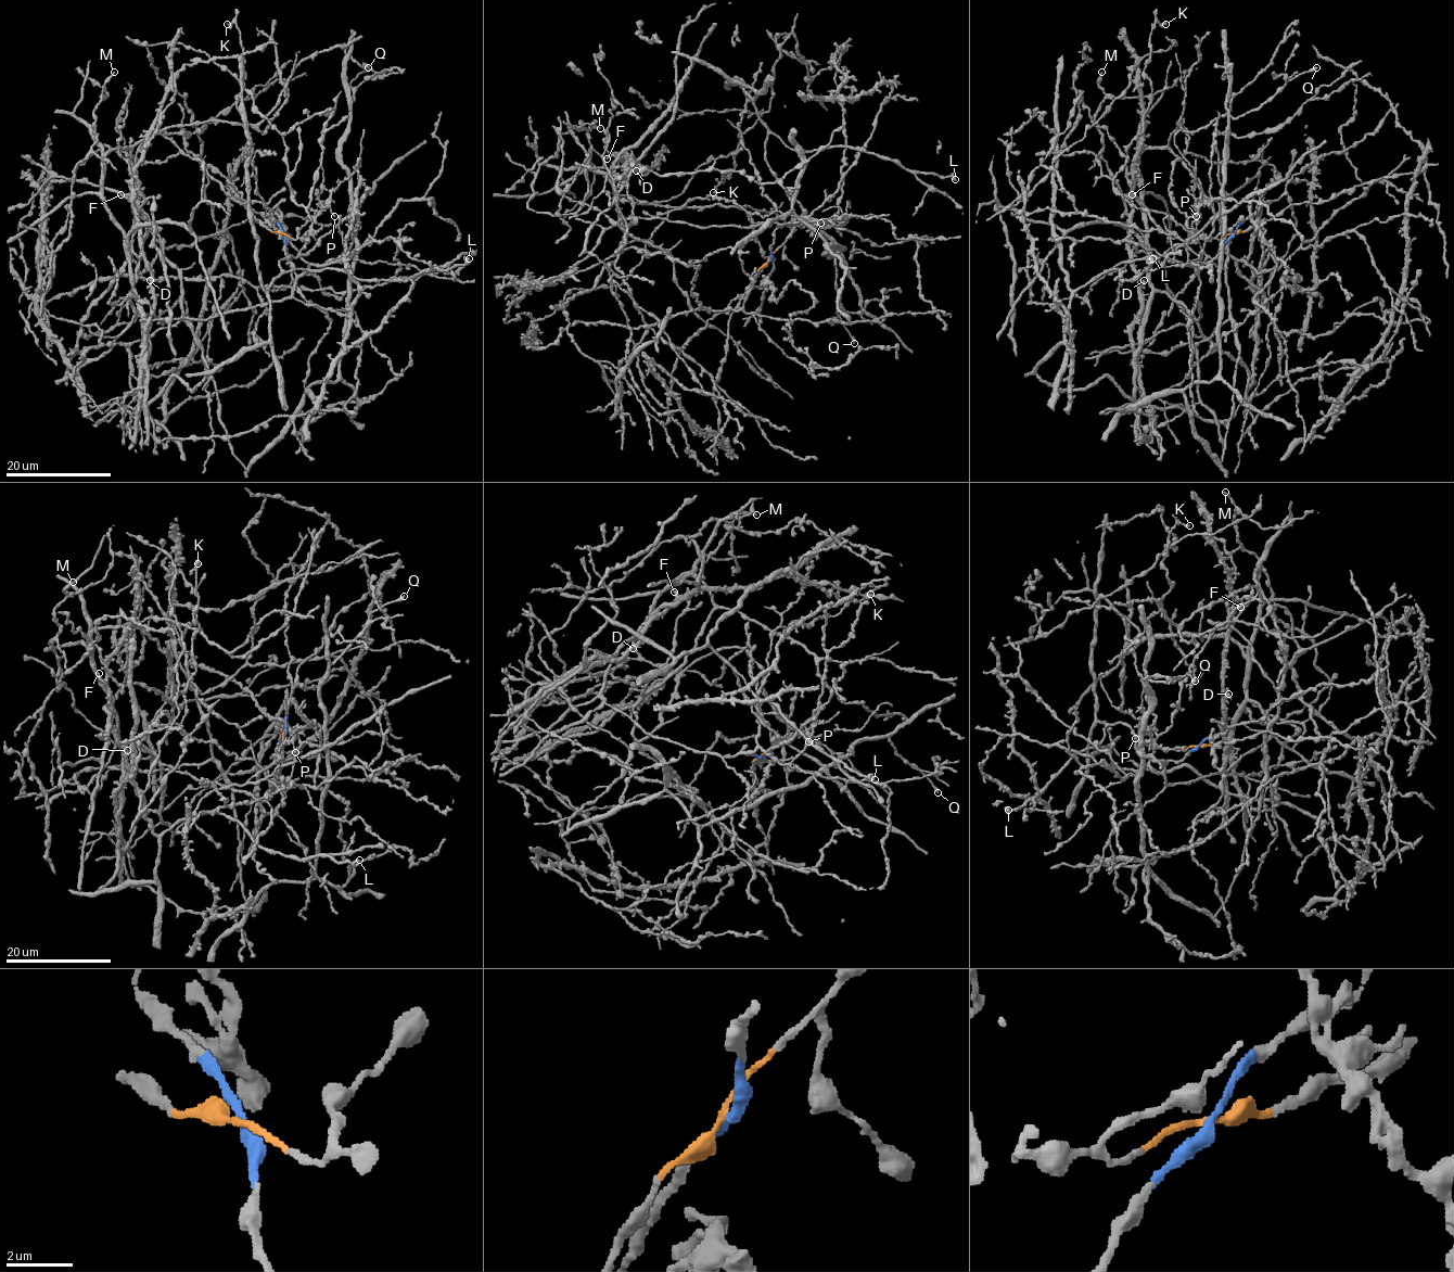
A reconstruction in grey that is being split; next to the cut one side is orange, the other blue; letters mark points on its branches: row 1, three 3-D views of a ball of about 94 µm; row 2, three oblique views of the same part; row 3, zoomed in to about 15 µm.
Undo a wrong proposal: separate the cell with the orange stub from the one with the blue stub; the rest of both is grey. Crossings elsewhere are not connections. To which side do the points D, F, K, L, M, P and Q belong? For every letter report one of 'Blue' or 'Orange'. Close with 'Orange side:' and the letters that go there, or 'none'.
D: Blue
F: Blue
K: Blue
L: Orange
M: Blue
P: Orange
Q: Orange
Orange side: L, P, Q

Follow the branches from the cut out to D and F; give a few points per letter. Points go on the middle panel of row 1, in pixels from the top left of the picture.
D: (769, 261), (781, 226), (776, 223), (703, 227), (623, 217), (616, 190), (632, 158), (639, 166), (636, 170)
F: (769, 261), (776, 223), (703, 227), (624, 218), (614, 174), (624, 154), (607, 158)

